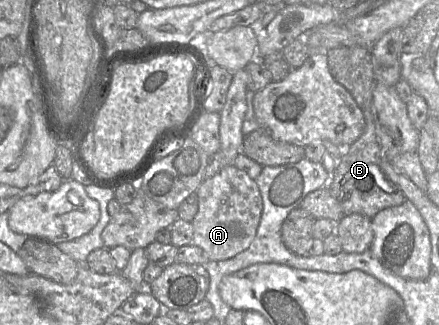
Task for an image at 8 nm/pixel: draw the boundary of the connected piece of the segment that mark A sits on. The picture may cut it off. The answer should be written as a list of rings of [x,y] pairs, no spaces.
[[[233,164],[205,179],[196,191],[198,211],[192,220],[192,244],[200,247],[208,260],[227,260],[246,250],[255,238],[263,200],[255,180]]]

